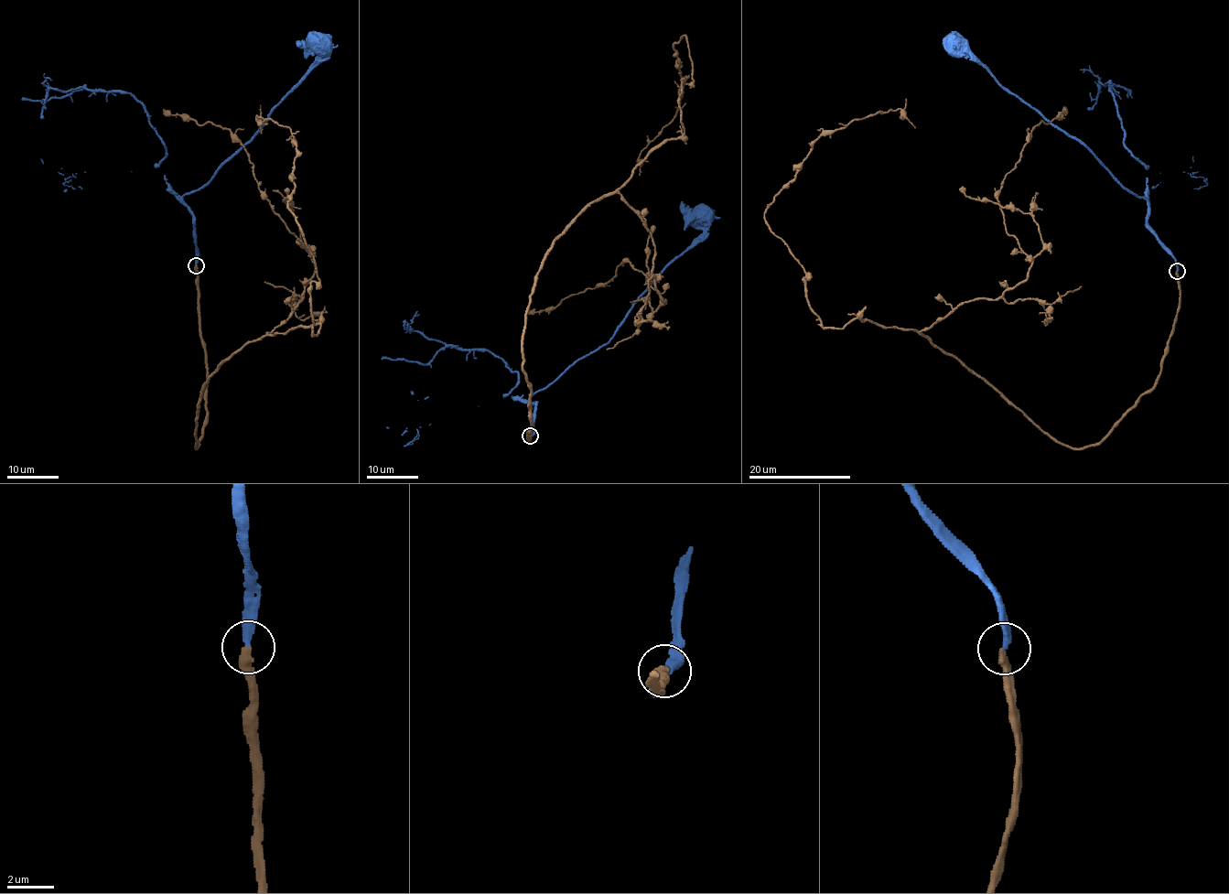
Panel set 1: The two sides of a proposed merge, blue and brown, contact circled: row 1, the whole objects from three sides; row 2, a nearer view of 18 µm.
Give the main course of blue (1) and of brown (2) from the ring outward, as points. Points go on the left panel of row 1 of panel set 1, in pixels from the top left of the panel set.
1: (196, 265), (193, 212), (182, 197), (201, 188), (254, 137), (266, 117), (324, 51), (323, 43)
2: (196, 265), (196, 448), (207, 380), (247, 343), (319, 326), (288, 208), (296, 145), (257, 115), (261, 133)

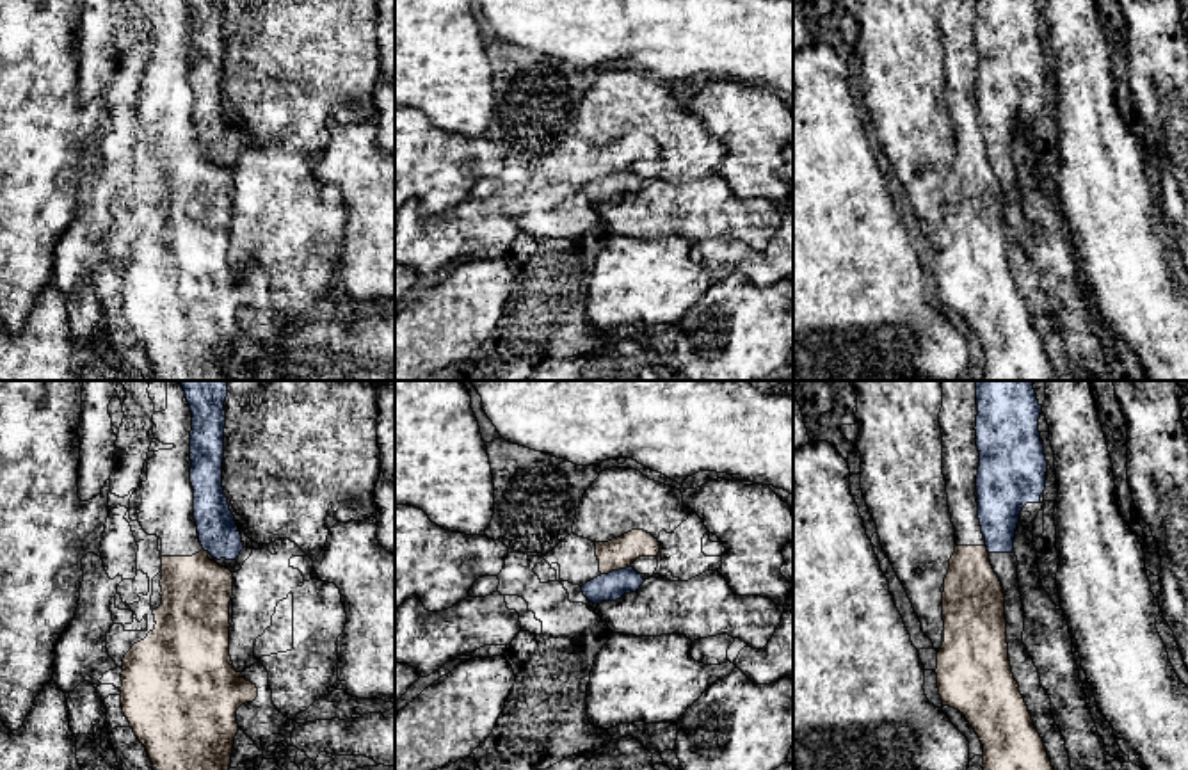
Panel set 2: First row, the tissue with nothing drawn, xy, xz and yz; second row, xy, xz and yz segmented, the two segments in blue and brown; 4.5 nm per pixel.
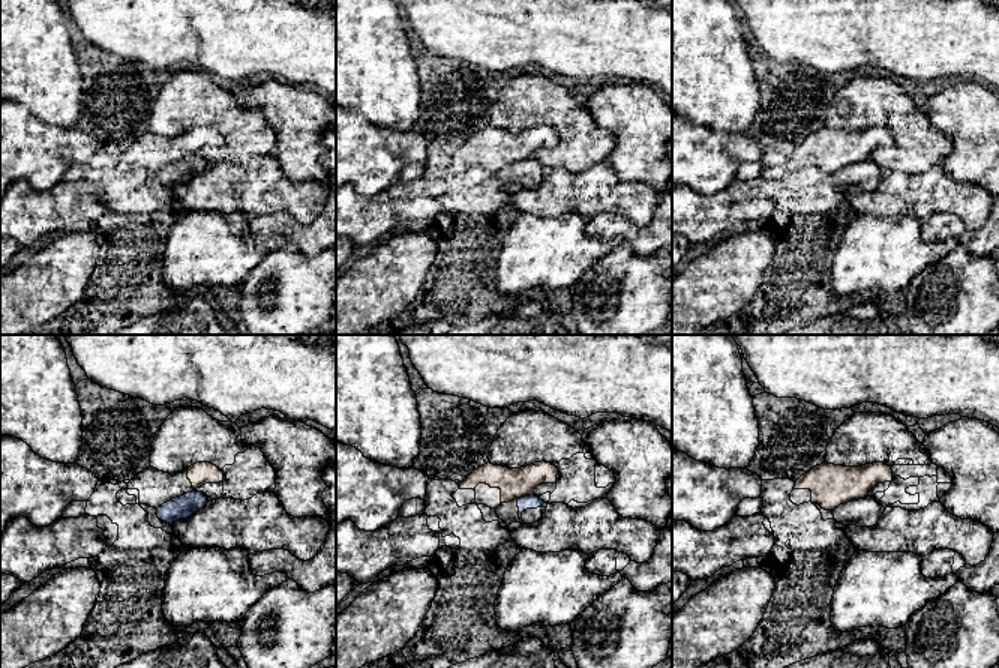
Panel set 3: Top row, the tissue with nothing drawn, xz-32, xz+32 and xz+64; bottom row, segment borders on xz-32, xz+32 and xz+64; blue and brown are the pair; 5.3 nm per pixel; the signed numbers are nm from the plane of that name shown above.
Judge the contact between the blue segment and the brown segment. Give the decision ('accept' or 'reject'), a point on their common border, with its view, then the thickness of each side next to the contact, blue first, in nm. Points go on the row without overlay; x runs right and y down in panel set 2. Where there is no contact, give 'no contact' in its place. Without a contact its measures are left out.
reject; contact xz (614, 173); calibres 130 and 140 nm

